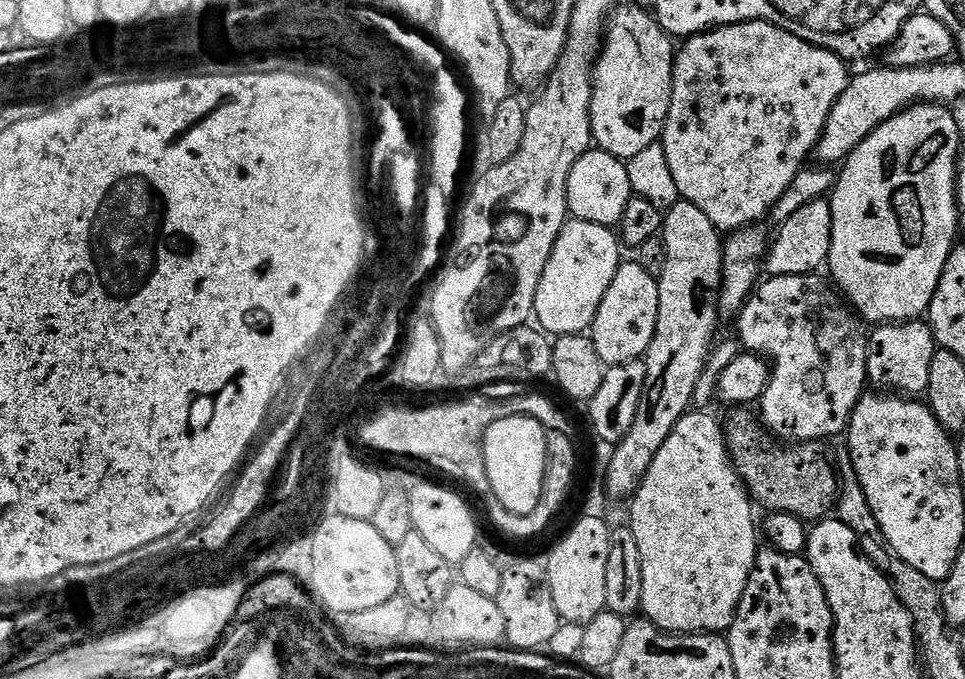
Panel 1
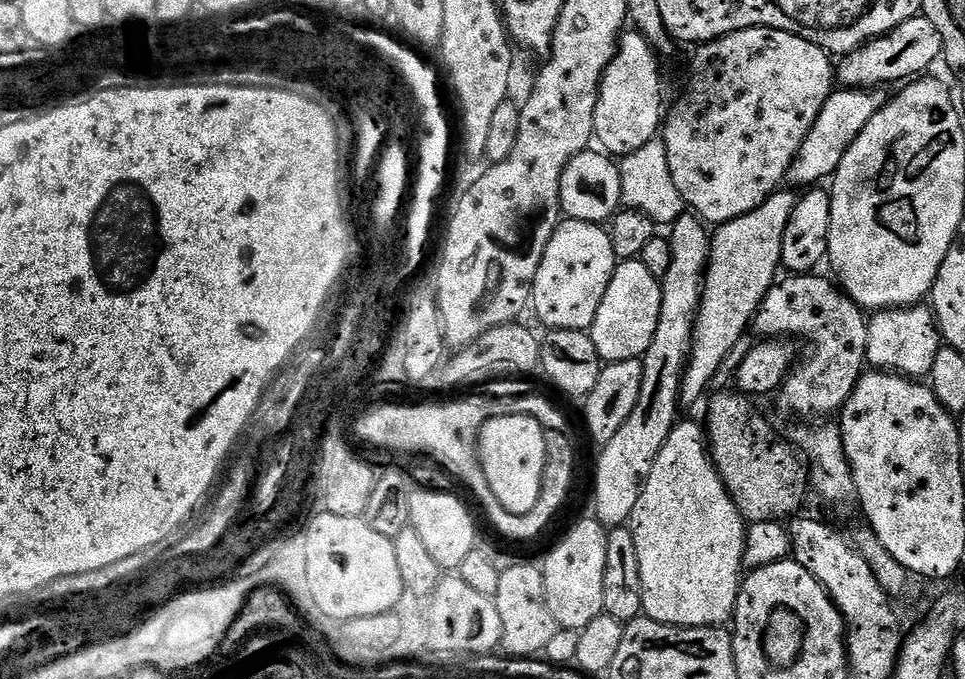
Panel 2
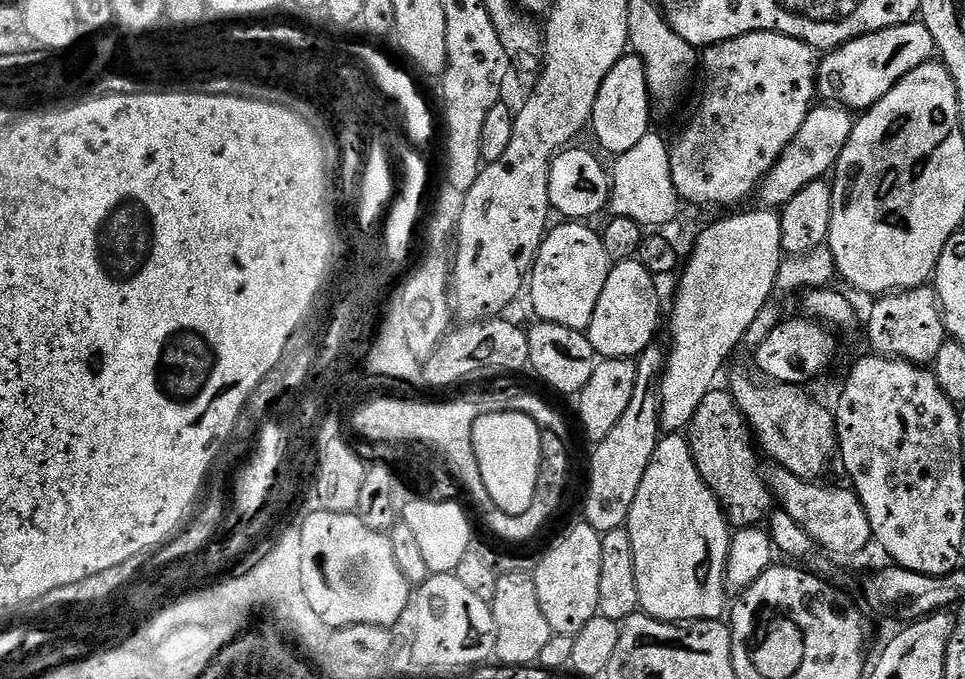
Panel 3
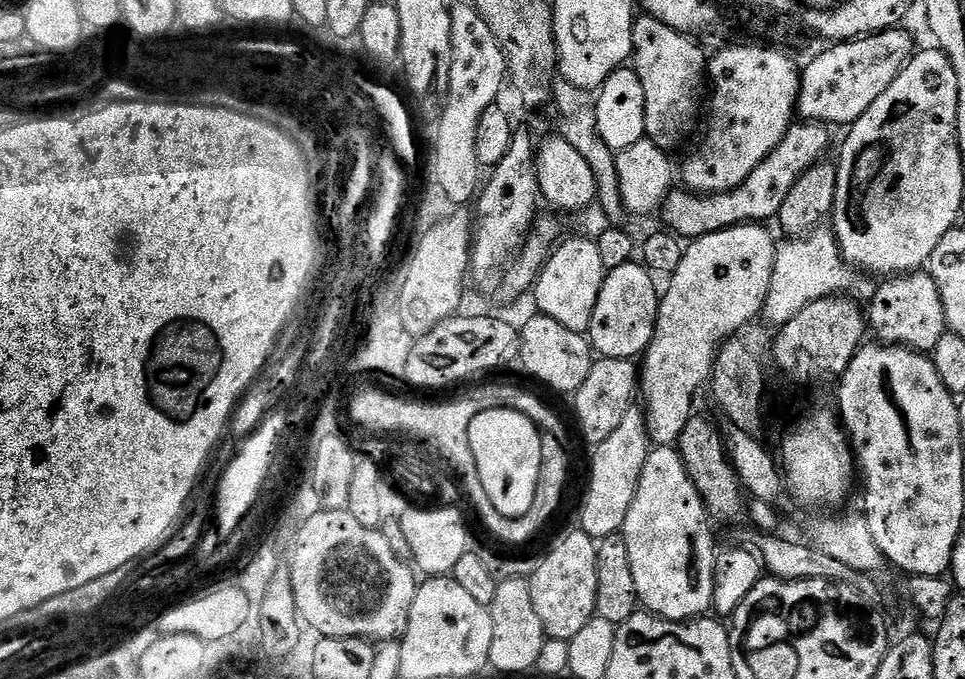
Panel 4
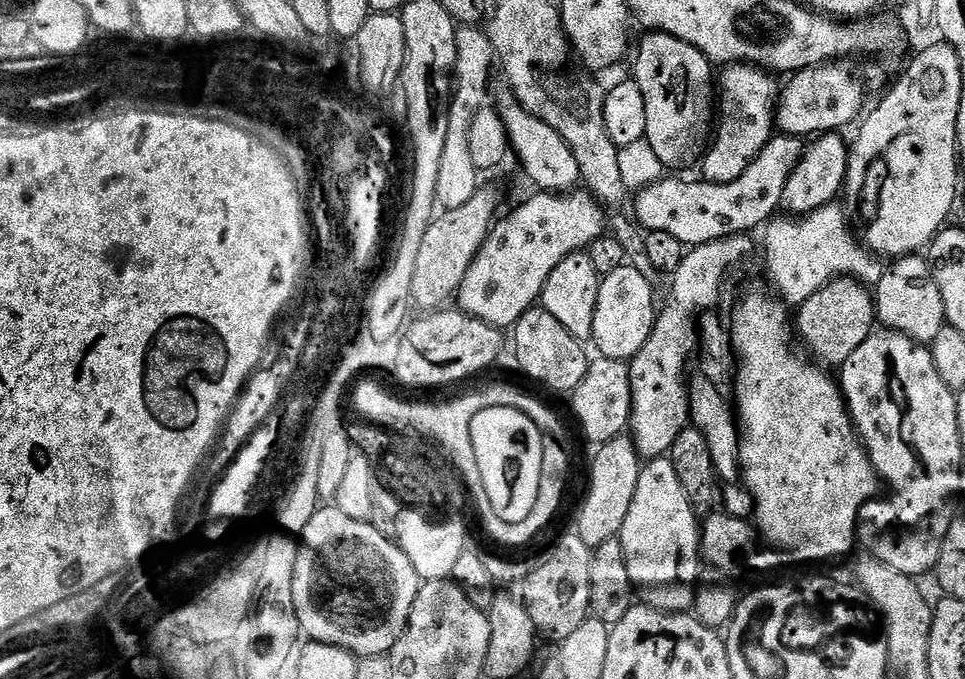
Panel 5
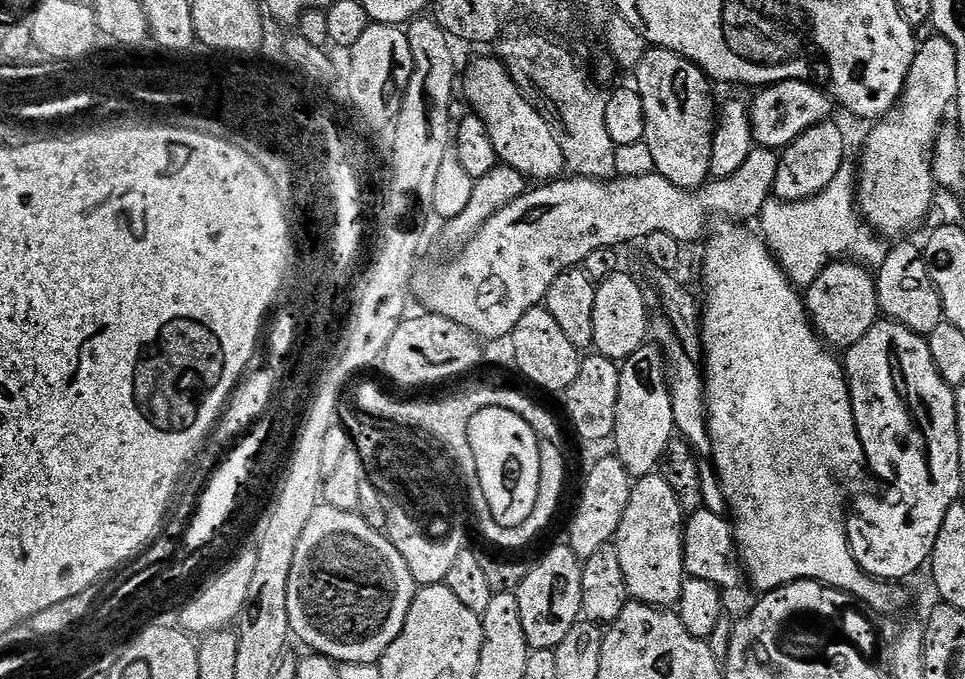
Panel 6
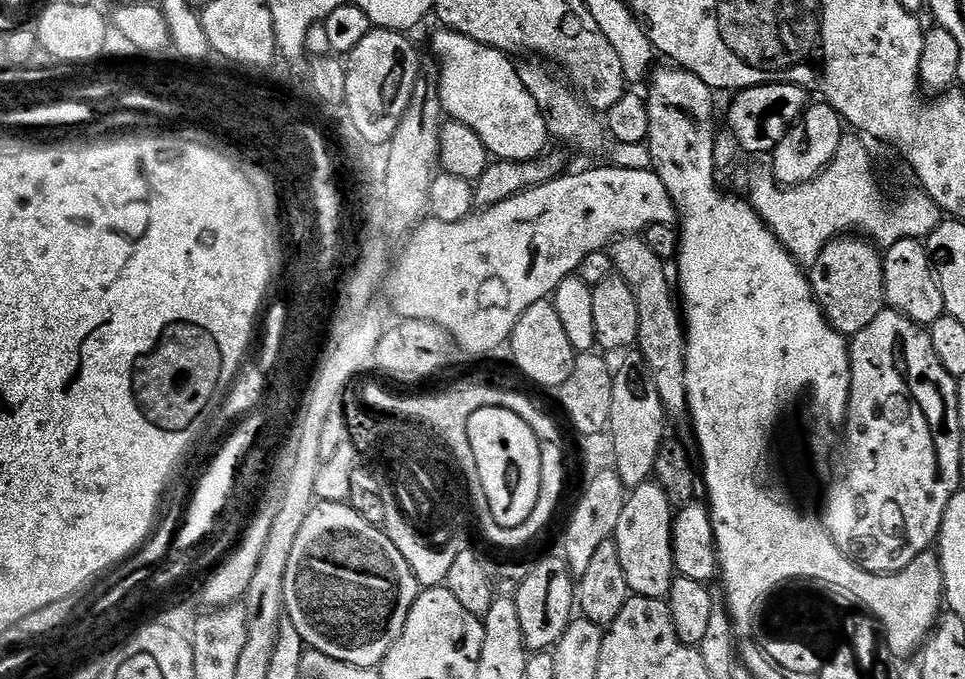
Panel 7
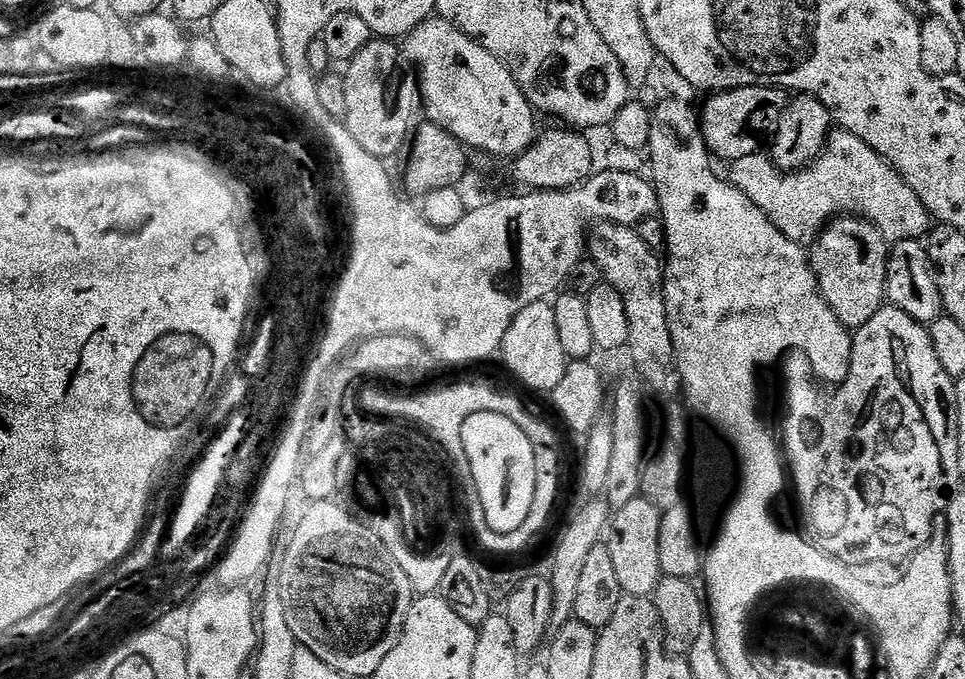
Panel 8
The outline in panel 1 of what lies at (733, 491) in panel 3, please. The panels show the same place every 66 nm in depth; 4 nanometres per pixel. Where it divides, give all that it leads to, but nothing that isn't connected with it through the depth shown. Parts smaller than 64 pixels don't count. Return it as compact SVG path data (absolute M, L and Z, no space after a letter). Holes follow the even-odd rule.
M740 406L726 420L726 439L728 453L732 455L732 463L740 477L744 479L744 487L757 505L769 508L769 513L789 512L799 516L805 522L825 519L828 512L833 511L838 500L838 472L832 469L828 456L821 445L808 442L796 452L787 452L779 448L758 419L755 411ZM753 412L753 413L752 413ZM837 490L837 492L836 492Z

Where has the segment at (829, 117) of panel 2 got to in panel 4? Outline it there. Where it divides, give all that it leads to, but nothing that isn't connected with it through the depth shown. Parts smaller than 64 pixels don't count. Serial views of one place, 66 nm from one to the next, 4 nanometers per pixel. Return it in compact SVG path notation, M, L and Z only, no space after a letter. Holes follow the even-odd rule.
M793 123L782 138L782 142L778 142L775 150L756 167L754 174L750 174L750 178L746 178L742 186L729 192L711 194L691 190L669 192L658 213L659 219L664 219L663 227L681 238L695 238L739 224L775 221L782 210L782 202L786 202L786 194L790 194L790 186L794 186L794 182L798 182L798 178L806 174L806 170L810 170L825 159L828 132L829 129L822 124Z

